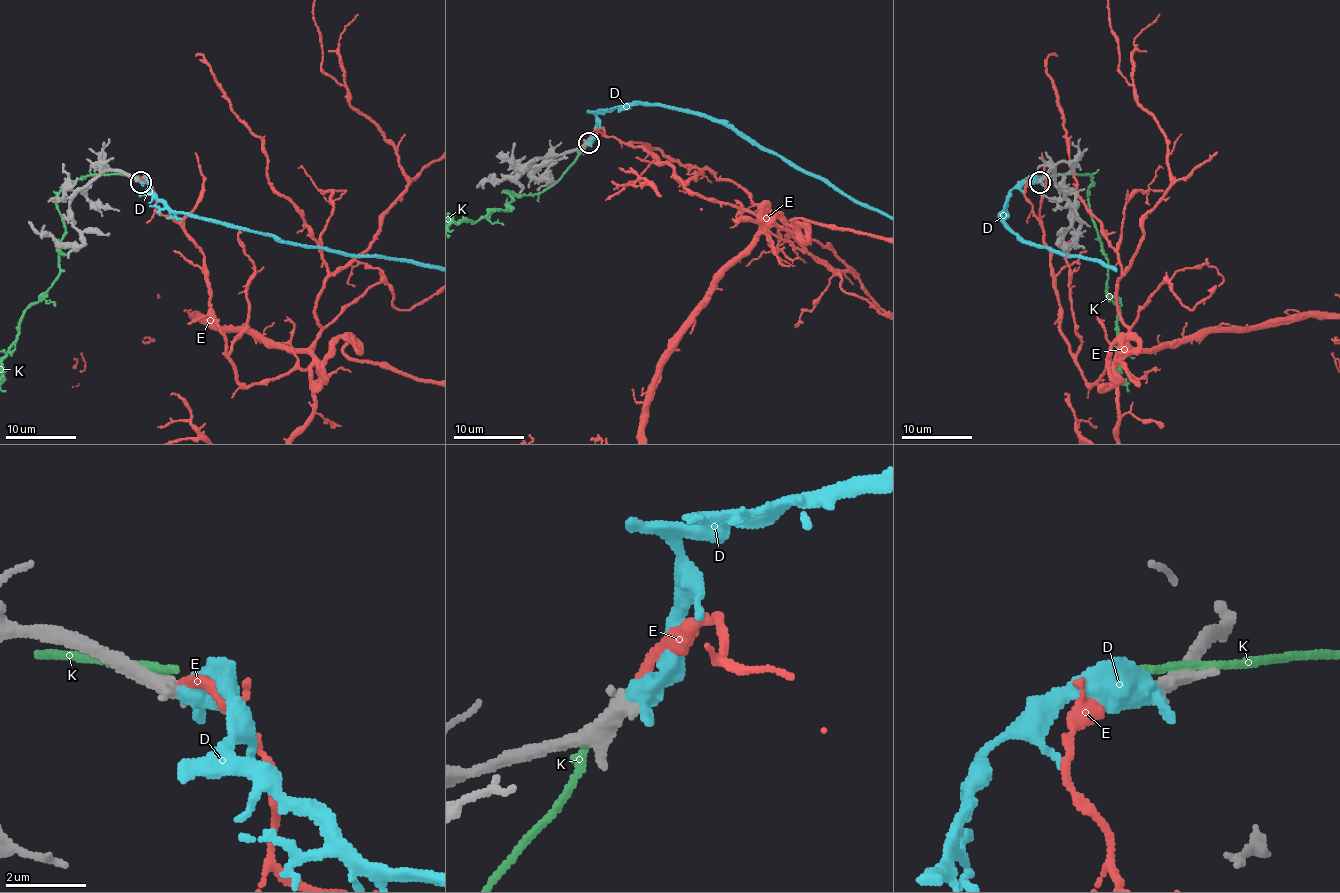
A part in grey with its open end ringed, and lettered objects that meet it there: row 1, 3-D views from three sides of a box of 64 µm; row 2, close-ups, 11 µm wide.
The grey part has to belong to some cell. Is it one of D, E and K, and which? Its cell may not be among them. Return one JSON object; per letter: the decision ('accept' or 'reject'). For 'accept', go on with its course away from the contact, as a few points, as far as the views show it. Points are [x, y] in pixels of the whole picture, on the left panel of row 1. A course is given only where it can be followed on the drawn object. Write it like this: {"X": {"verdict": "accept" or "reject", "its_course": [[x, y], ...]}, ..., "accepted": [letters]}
{"D": {"verdict": "reject"}, "E": {"verdict": "reject"}, "K": {"verdict": "reject"}, "accepted": []}

